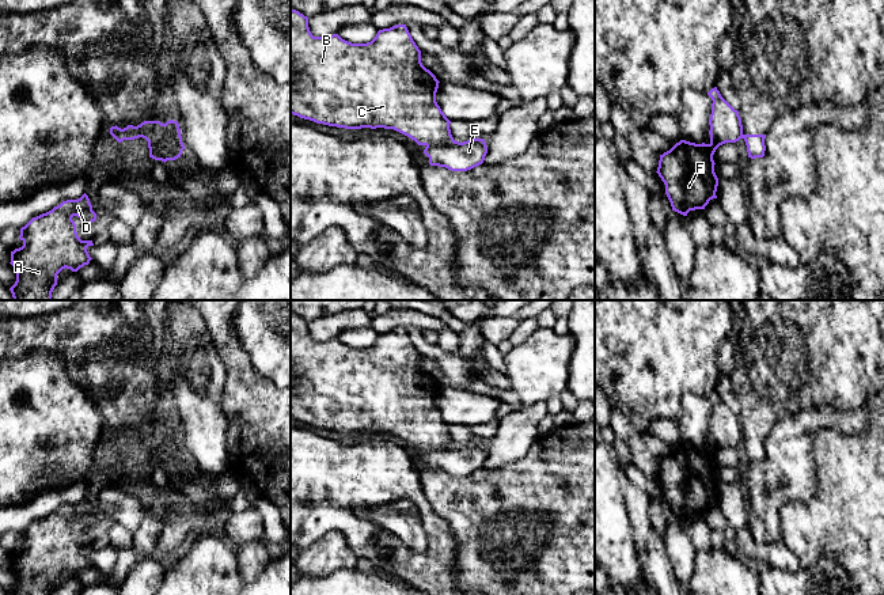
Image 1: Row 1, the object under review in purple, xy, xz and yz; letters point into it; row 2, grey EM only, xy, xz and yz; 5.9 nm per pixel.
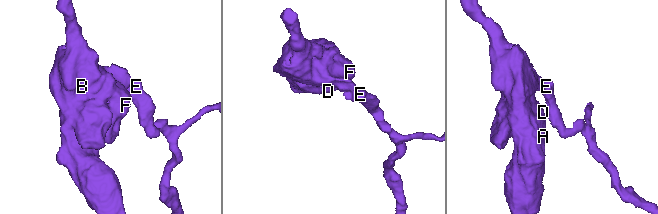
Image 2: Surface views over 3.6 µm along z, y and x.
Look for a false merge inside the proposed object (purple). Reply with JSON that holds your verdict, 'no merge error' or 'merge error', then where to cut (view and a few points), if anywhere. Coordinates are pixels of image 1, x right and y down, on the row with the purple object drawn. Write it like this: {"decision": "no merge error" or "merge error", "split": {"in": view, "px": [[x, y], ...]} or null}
{"decision": "merge error", "split": {"in": "xz", "px": [[454, 140], [446, 144], [427, 146]]}}

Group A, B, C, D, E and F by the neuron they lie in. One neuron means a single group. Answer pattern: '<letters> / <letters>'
A B C D F / E

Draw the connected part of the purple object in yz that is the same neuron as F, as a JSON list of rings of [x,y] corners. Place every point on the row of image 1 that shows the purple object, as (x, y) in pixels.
[[[717,87],[707,95],[713,101],[709,120],[710,143],[680,140],[660,155],[656,171],[665,185],[672,211],[683,216],[690,211],[705,209],[710,200],[717,198],[718,178],[713,155],[720,145],[743,139],[739,111],[721,96]]]

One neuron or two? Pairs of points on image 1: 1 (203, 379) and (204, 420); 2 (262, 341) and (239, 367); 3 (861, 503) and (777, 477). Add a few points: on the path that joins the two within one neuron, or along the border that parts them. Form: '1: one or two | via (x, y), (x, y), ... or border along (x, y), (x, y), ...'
1: one | via (203, 389), (203, 410)
2: two | border along (234, 326), (241, 347), (269, 379)
3: two | border along (814, 458), (816, 492), (807, 500), (789, 503)

